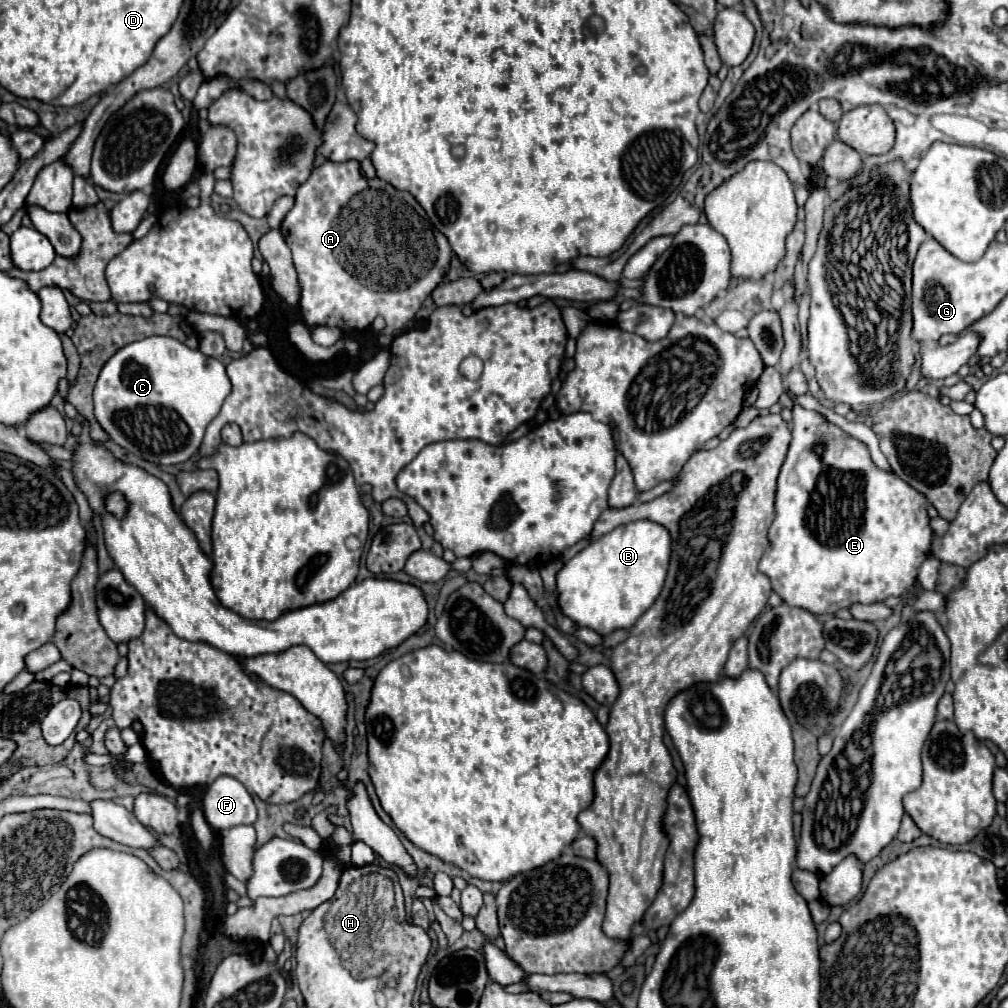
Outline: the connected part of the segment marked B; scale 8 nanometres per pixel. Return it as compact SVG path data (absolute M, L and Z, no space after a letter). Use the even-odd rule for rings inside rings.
M633 521L615 527L613 531L591 541L583 551L579 551L571 561L567 561L557 571L555 585L557 585L559 611L567 615L573 623L589 627L599 635L609 635L615 629L631 629L637 623L637 619L659 597L669 567L669 555L671 555L671 537L663 525L653 521Z

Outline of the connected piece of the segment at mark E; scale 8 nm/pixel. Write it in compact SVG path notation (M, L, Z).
M791 395L793 399L793 421L791 421L791 429L793 429L793 441L789 445L785 463L781 467L779 479L777 479L777 493L775 493L775 519L769 527L769 547L765 549L761 561L759 561L759 571L763 575L767 575L771 579L771 587L773 591L791 607L799 607L799 609L807 609L813 615L835 615L839 609L849 609L851 603L877 603L877 601L885 601L891 595L903 595L905 591L909 591L909 587L915 585L917 581L917 569L921 567L921 563L929 557L931 551L931 539L933 539L933 529L931 529L931 519L927 515L927 497L919 495L919 491L915 491L915 487L911 487L907 481L899 479L899 475L895 475L895 471L883 471L879 469L873 459L871 453L867 449L867 445L855 437L851 437L849 433L845 433L839 425L827 421L821 413L817 411L809 411L803 409L799 403L795 403L795 395Z

